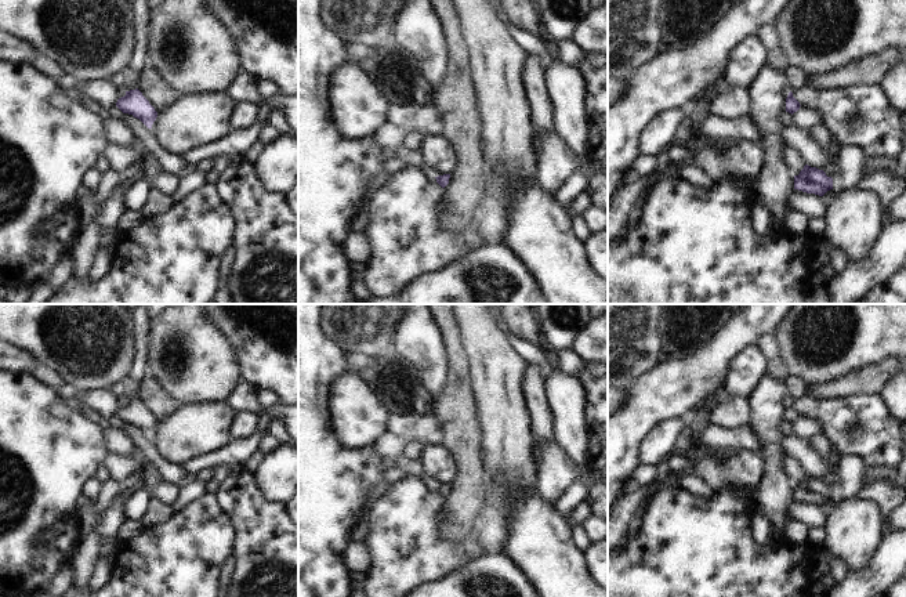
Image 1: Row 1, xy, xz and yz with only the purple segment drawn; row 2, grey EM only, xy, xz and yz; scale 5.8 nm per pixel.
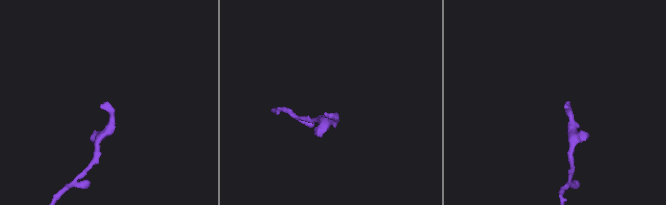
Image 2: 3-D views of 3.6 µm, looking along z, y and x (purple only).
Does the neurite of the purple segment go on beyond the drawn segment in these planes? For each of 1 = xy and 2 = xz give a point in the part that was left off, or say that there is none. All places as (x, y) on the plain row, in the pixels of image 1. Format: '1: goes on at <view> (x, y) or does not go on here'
1: goes on at xy (120, 390)
2: does not go on here

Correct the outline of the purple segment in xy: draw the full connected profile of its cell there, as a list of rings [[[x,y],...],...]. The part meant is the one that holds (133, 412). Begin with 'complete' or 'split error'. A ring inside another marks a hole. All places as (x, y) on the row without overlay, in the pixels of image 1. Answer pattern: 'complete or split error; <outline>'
split error; [[[142,304],[133,312],[133,333],[135,355],[130,373],[120,381],[113,383],[108,391],[119,401],[124,401],[126,405],[119,408],[116,416],[123,421],[139,428],[148,438],[152,438],[153,431],[157,427],[157,421],[142,405],[142,402],[131,398],[131,391],[146,376],[146,347],[148,347],[149,321],[146,310]]]

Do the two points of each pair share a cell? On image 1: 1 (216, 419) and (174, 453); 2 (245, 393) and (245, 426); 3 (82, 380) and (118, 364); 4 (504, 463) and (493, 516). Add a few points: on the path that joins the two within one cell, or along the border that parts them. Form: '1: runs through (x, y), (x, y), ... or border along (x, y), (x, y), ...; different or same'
1: runs through (206, 426), (199, 429), (184, 444); same
2: border along (234, 411), (250, 411), (257, 416); different
3: runs through (90, 375), (105, 372), (109, 368); same
4: runs through (504, 476), (504, 491), (497, 503); same

